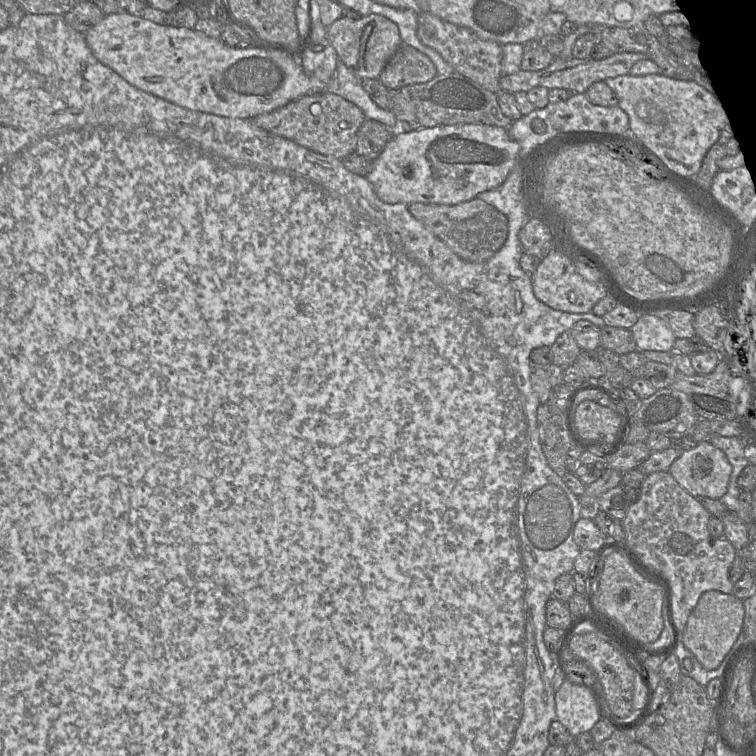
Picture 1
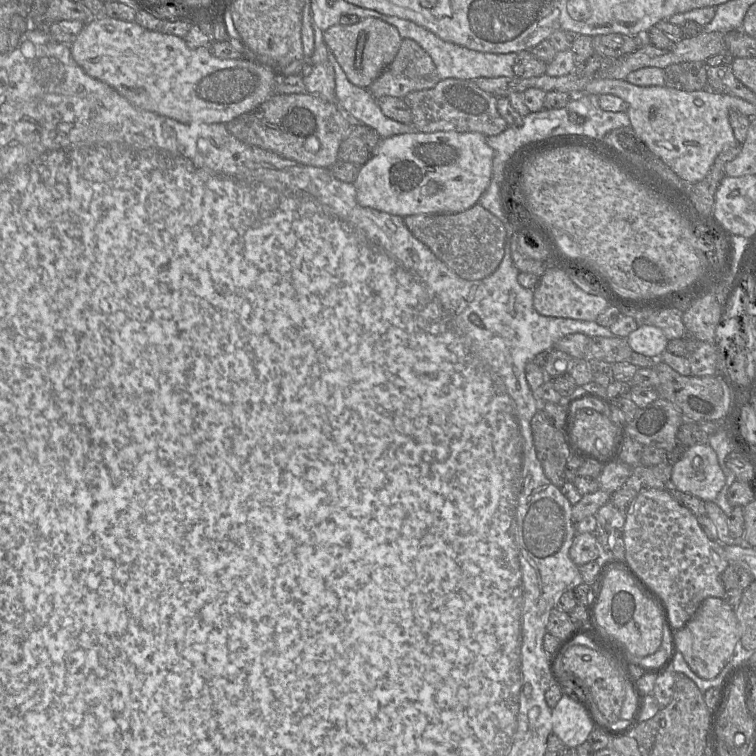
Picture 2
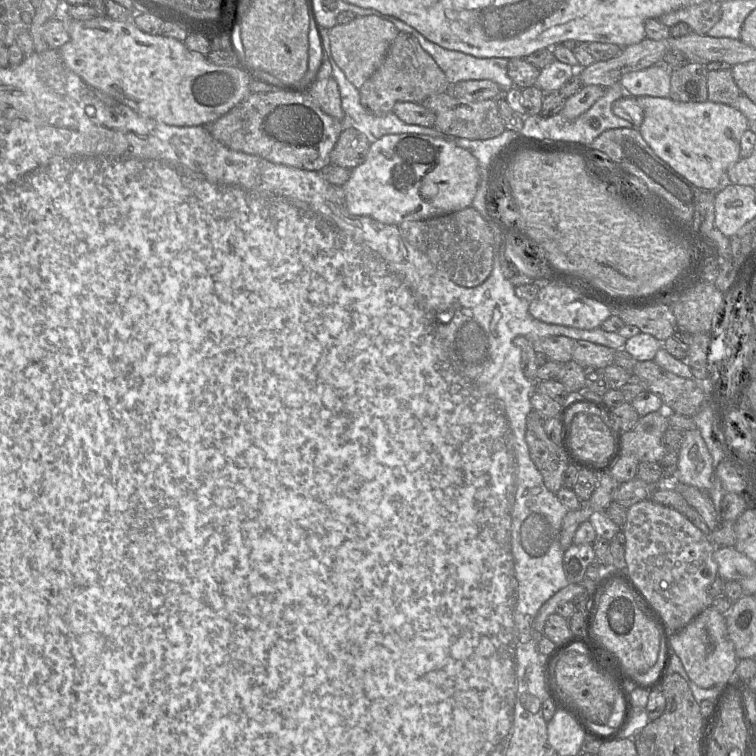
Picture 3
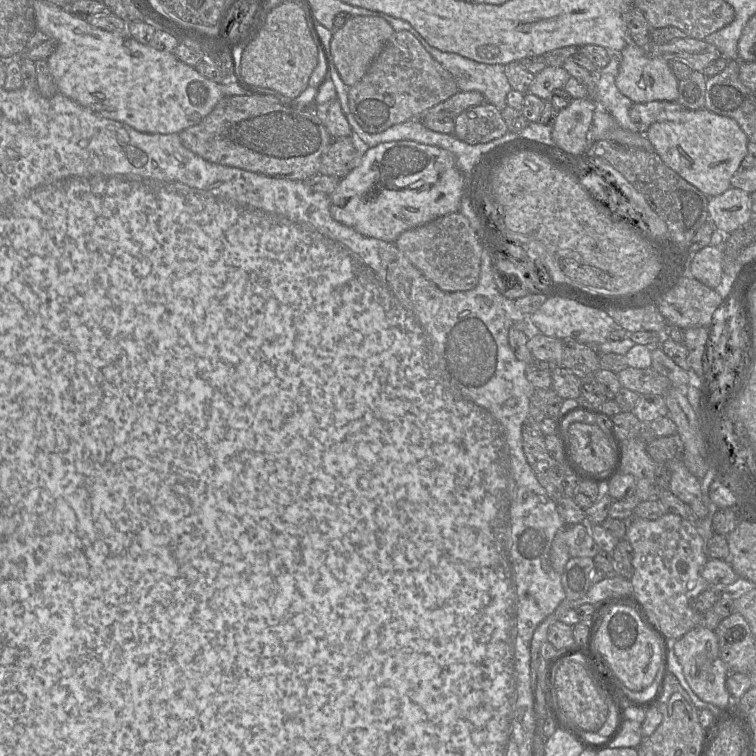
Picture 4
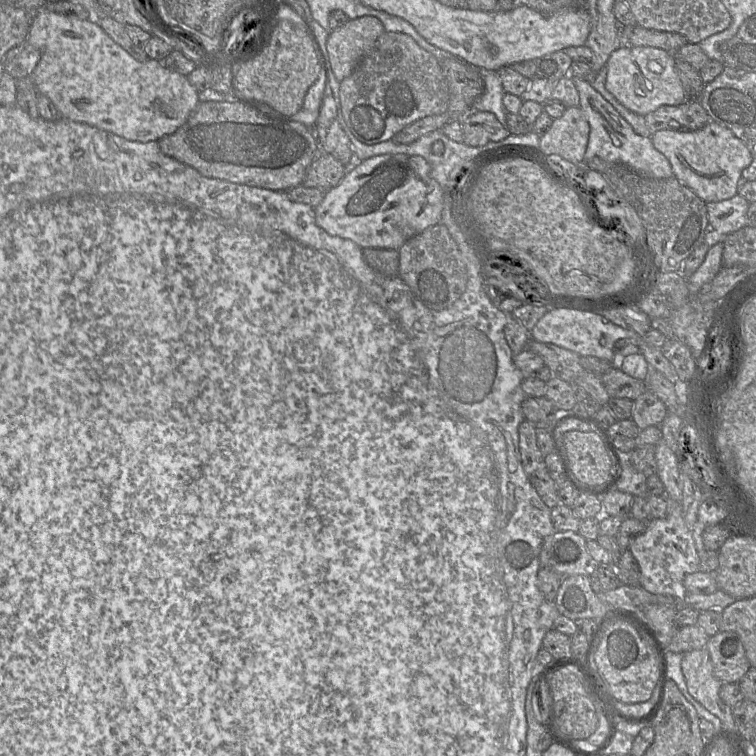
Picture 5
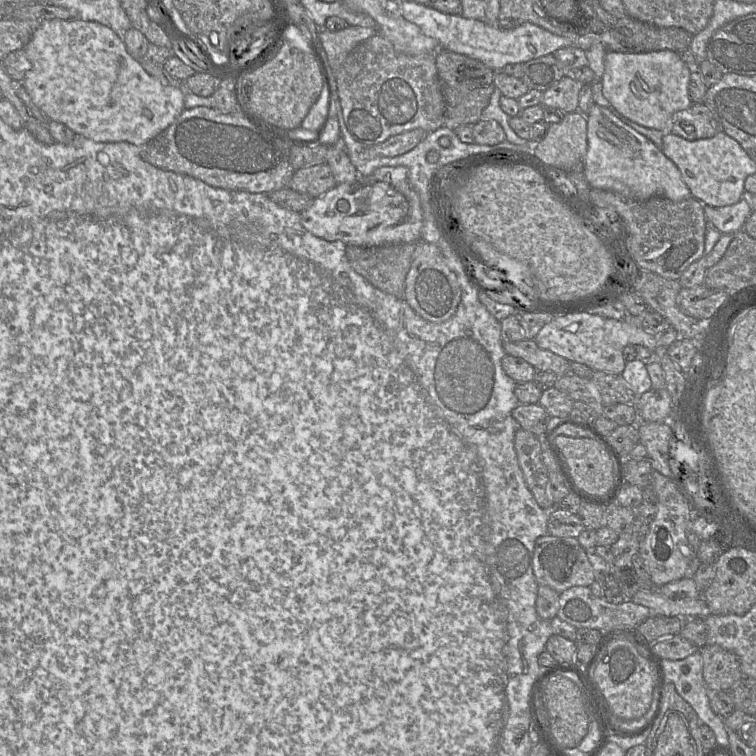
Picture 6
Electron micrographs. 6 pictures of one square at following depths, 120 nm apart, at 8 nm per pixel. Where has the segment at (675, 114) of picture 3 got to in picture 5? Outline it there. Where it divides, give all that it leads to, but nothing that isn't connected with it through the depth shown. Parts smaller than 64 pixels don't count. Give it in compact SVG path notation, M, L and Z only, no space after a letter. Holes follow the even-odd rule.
M715 121L694 131L659 130L651 136L651 141L669 160L674 177L706 203L723 201L738 194L742 171L753 160L744 142Z

